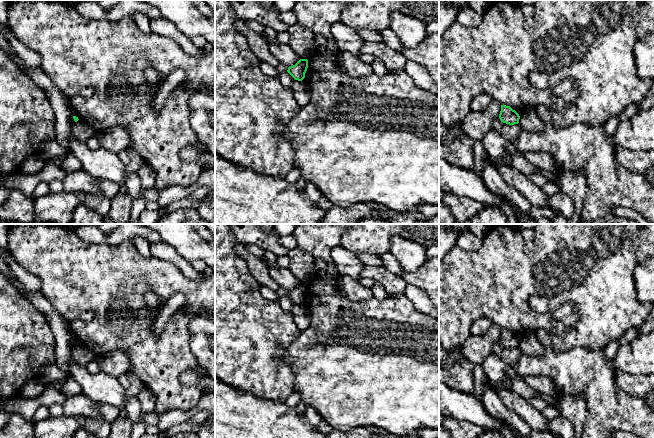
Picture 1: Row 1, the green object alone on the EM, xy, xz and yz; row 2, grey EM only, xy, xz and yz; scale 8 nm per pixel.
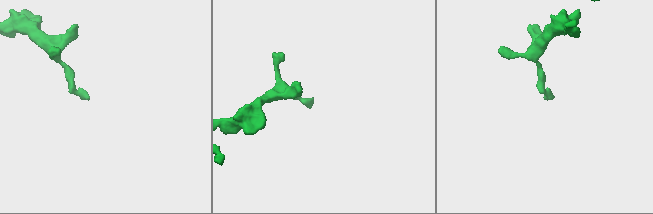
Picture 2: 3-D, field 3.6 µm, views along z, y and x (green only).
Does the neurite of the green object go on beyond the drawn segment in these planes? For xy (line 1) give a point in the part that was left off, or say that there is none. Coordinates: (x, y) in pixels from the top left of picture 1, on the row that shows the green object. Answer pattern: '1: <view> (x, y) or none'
1: none

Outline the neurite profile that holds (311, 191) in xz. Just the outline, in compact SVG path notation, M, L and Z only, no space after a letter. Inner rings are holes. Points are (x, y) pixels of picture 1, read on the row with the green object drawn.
M307 183L304 191L312 203L318 207L328 210L332 206L331 202L317 189L313 183Z

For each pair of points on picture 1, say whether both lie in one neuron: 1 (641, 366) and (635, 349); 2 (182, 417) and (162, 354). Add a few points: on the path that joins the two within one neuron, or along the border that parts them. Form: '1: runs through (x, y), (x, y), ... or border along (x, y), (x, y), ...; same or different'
1: runs through (641, 362), (641, 355), (639, 353); same
2: border along (200, 398), (188, 410), (169, 409), (159, 416); different

